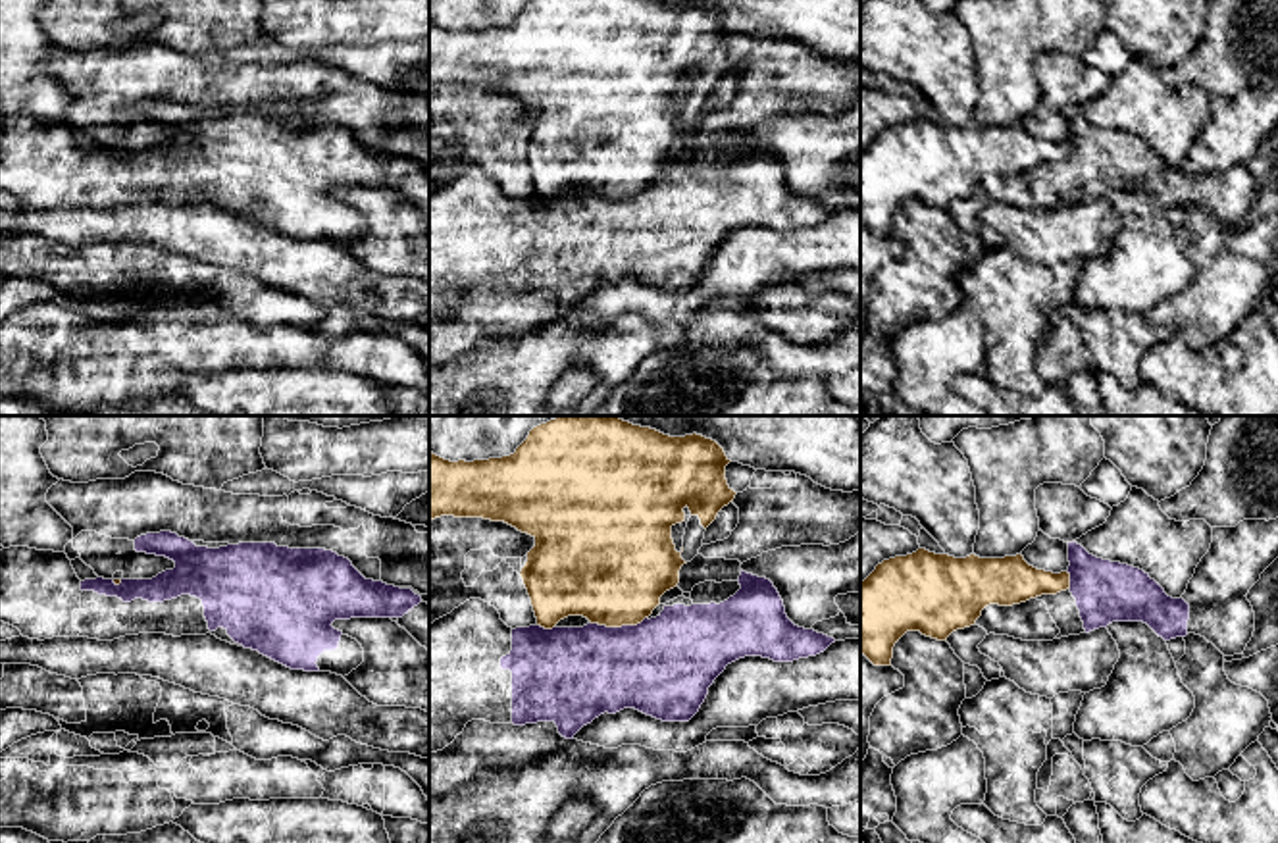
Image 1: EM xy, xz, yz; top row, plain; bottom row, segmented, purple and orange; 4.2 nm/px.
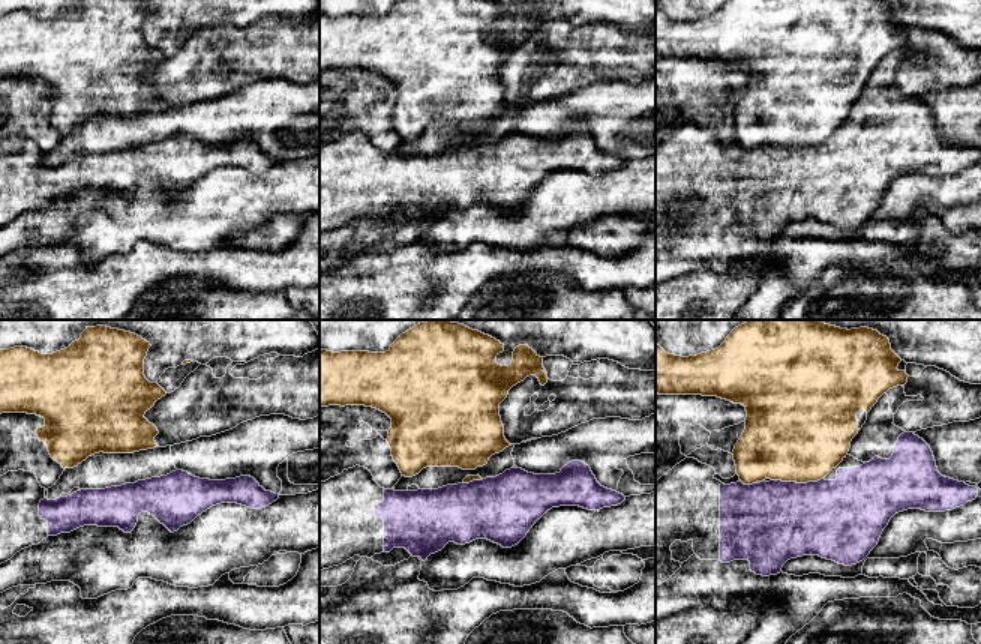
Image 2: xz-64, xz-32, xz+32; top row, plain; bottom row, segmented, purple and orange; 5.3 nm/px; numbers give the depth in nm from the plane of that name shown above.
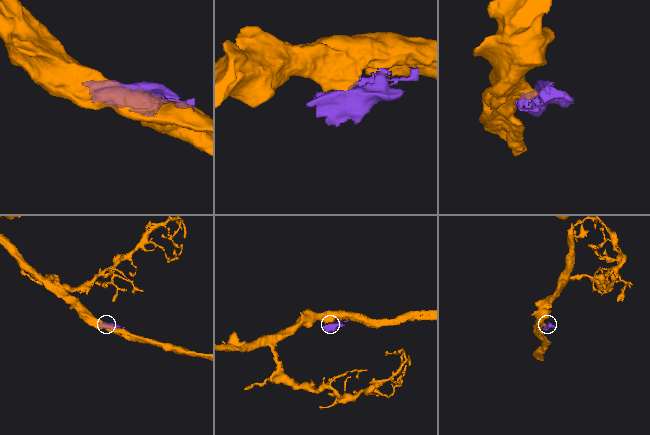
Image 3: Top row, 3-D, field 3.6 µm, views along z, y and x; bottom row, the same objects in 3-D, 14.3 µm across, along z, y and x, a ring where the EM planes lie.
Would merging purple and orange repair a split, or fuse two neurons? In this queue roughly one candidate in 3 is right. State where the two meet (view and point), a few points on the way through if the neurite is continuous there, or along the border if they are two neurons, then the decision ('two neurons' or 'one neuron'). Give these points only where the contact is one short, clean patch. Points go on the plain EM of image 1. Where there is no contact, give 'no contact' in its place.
meets purple in xz at (618, 197); two neurons

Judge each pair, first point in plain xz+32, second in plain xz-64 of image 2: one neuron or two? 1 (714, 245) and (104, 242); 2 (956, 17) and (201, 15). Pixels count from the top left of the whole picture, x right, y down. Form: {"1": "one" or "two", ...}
{"1": "two", "2": "one"}

